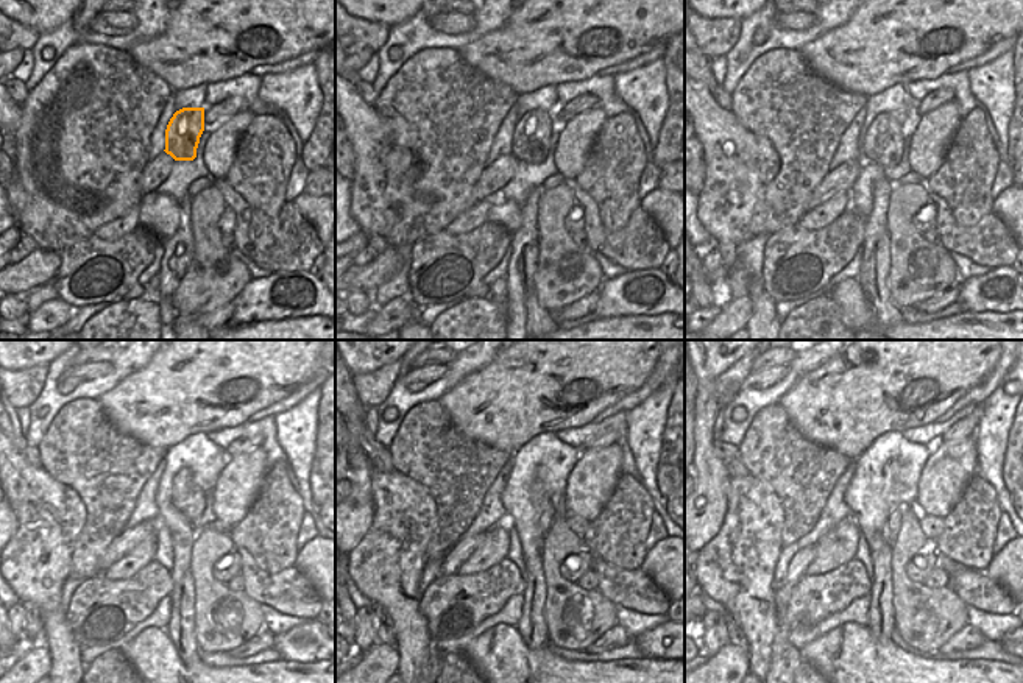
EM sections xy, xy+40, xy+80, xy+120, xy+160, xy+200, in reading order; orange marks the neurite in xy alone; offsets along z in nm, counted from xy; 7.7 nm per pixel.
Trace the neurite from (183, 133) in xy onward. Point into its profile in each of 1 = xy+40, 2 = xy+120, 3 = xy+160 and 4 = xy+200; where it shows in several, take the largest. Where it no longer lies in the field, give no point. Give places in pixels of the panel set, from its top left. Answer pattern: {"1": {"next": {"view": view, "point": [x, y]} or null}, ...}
{"1": {"next": {"view": "xy+40", "point": [530, 144]}}, "2": {"next": {"view": "xy+120", "point": [186, 496]}}, "3": {"next": {"view": "xy+160", "point": [543, 504]}}, "4": {"next": {"view": "xy+200", "point": [894, 521]}}}

